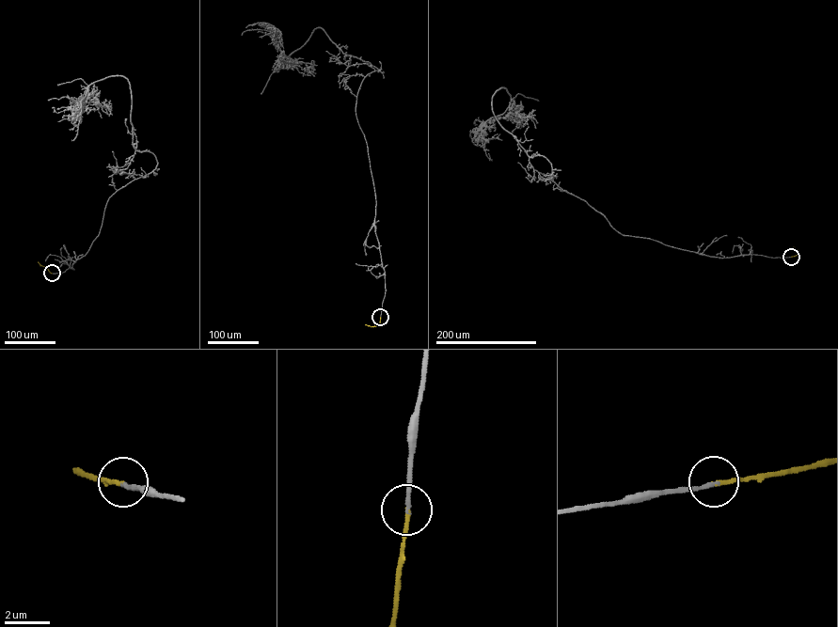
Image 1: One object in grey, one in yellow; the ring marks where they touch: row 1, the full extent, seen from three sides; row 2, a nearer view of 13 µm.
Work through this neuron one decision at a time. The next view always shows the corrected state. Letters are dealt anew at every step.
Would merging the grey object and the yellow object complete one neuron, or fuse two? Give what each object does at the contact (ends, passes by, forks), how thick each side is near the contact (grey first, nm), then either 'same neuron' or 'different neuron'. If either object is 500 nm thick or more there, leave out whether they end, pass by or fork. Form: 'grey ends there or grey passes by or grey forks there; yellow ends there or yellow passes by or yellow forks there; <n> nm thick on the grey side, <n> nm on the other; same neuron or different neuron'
grey ends there; yellow ends there; 190 nm thick on the grey side, 180 nm on the other; same neuron

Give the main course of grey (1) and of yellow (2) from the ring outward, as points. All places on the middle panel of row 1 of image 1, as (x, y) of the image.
1: (380, 317), (375, 195), (355, 110), (363, 79), (379, 70), (320, 27), (282, 58), (281, 34)
2: (380, 317), (378, 325), (365, 325)

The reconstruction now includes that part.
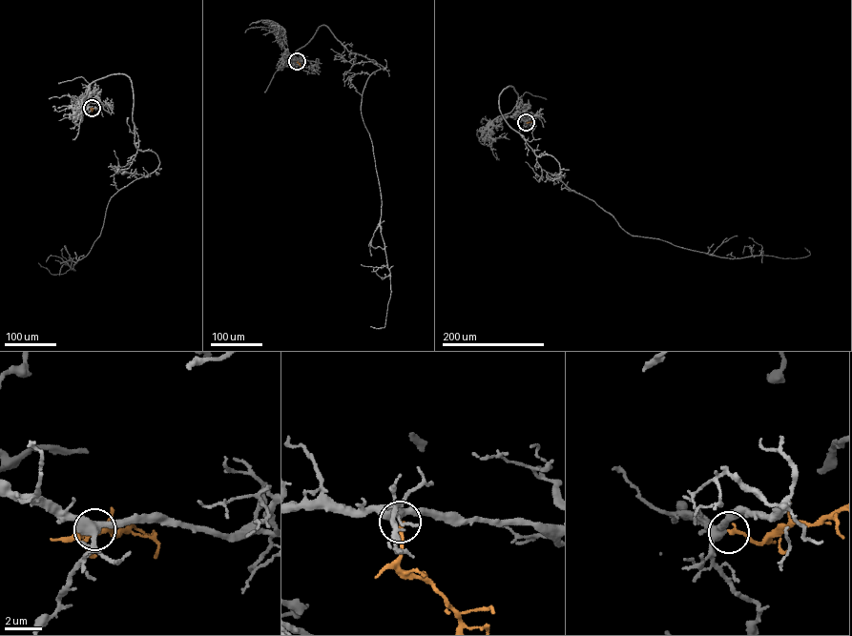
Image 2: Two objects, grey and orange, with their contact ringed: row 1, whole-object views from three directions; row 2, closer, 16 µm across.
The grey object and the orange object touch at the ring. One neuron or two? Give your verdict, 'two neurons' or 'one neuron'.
one neuron

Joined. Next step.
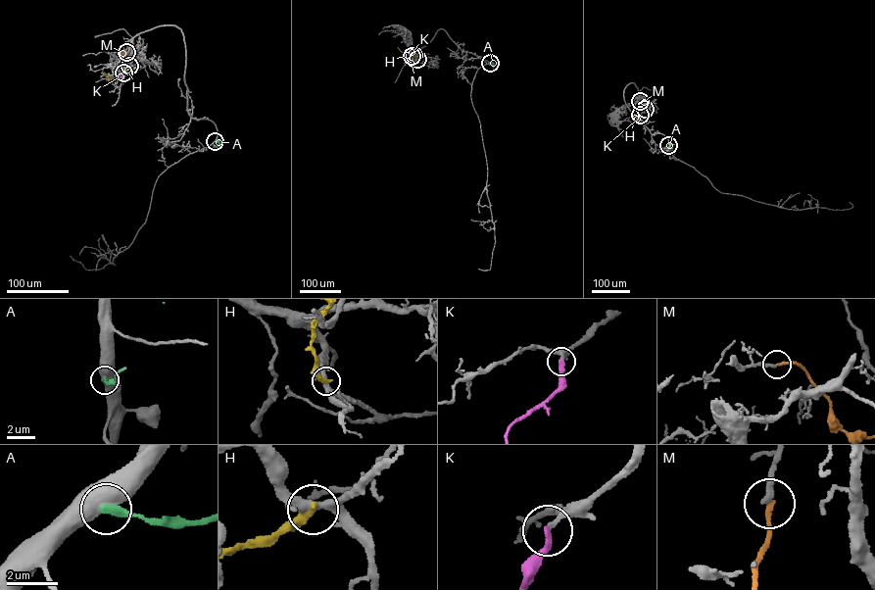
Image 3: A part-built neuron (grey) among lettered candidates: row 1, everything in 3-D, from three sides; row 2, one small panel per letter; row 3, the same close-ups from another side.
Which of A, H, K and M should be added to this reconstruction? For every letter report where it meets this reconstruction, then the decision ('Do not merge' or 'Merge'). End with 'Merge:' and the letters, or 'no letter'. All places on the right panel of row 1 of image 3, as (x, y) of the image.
A: Touches grey at (668, 145). Do not merge
H: Touches grey at (645, 109). Do not merge
K: Touches grey at (640, 115). Merge
M: Touches grey at (640, 101). Do not merge
Merge: K

